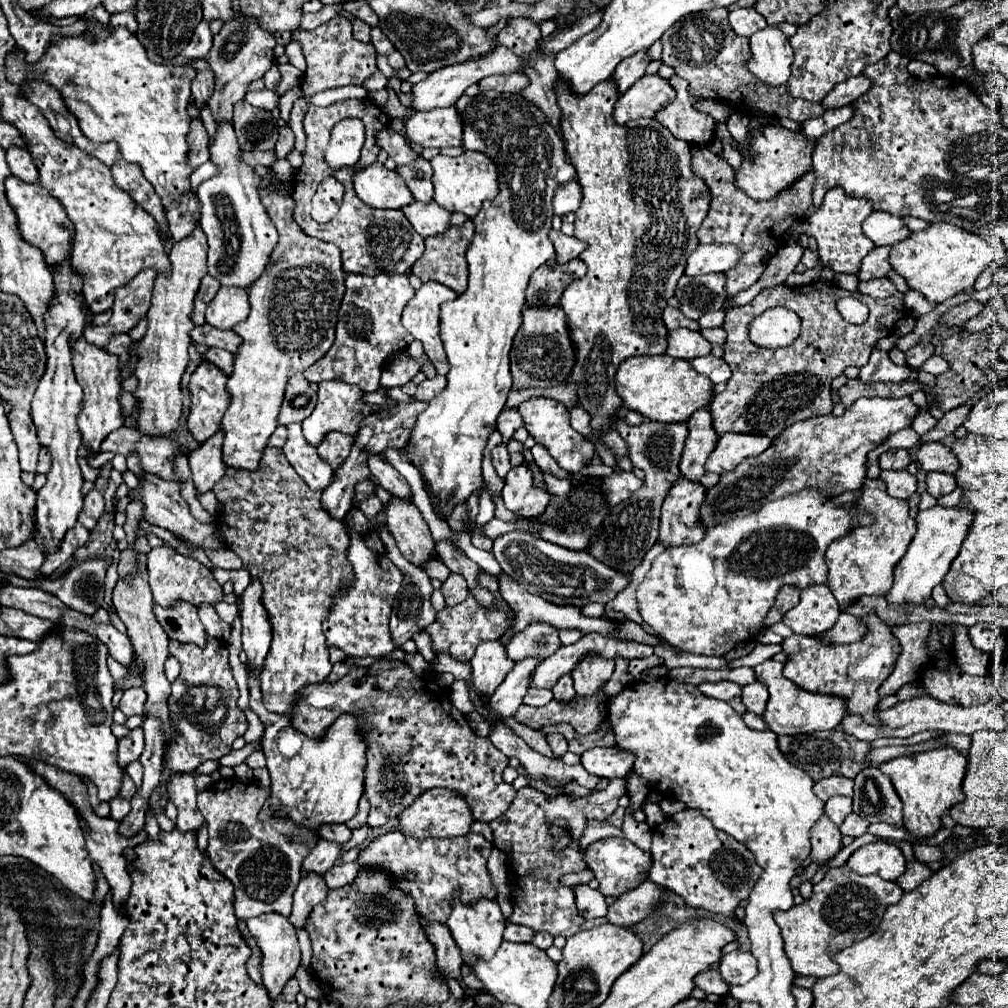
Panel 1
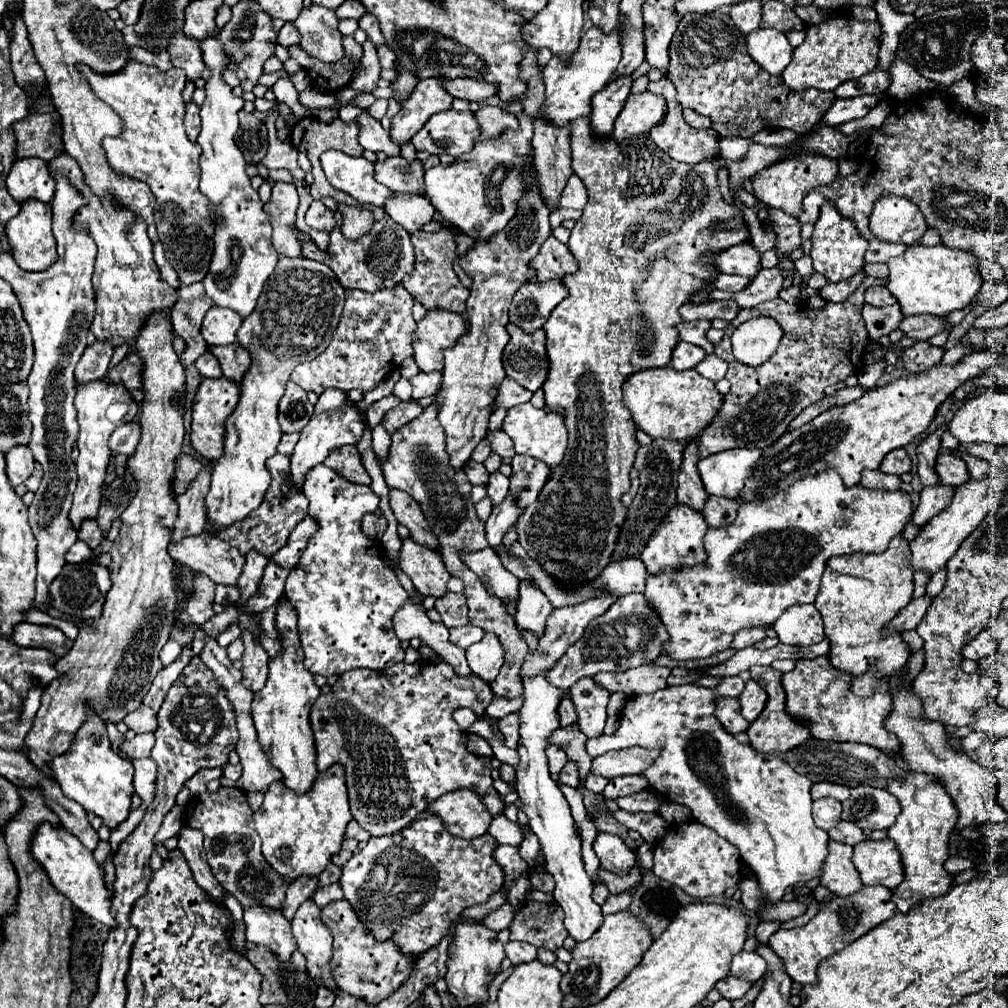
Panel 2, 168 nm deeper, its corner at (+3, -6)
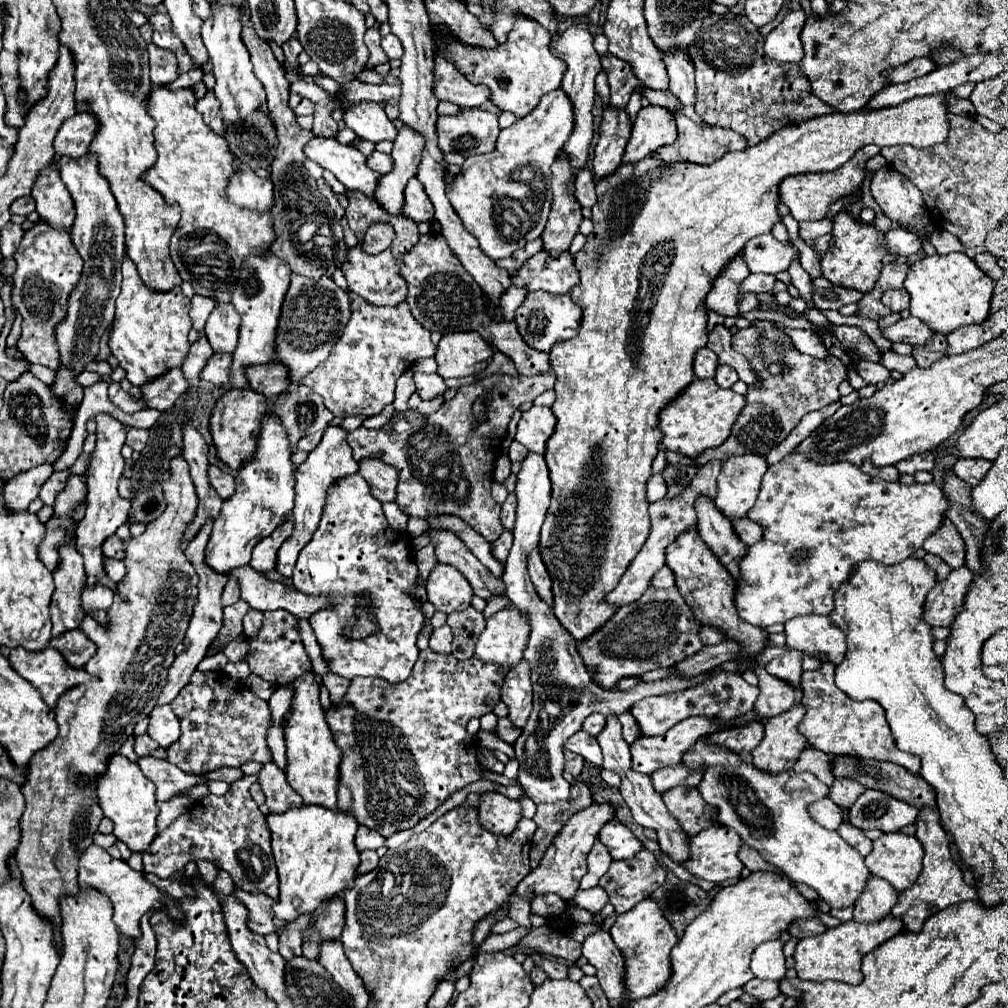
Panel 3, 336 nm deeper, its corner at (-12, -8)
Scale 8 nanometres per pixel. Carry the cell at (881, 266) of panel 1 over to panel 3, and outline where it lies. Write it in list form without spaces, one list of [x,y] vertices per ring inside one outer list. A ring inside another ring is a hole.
[[[817,277],[813,279],[813,297],[811,297],[811,303],[815,305],[815,309],[819,311],[827,311],[827,309],[839,309],[843,305],[849,305],[849,303],[857,303],[863,293],[859,291],[853,291],[853,289],[843,289],[839,285],[833,285],[829,283],[827,279],[823,277]]]

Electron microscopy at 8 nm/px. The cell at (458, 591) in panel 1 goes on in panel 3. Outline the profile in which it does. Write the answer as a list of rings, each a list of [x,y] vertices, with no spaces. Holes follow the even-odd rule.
[[[473,607],[451,613],[447,617],[447,625],[453,631],[453,657],[471,659],[475,655],[475,643],[485,627],[485,617]]]

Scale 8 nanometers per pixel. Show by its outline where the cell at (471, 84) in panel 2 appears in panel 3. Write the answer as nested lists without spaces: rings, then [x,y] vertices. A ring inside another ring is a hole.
[[[435,55],[435,97],[467,109],[483,105],[489,99],[489,89],[469,83],[451,61]]]

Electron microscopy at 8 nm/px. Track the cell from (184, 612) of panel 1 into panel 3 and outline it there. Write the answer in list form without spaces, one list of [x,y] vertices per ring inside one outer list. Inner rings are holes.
[[[273,761],[263,765],[259,773],[259,785],[267,797],[265,803],[269,807],[269,813],[283,813],[289,807],[303,805],[301,797],[289,787],[285,773]]]

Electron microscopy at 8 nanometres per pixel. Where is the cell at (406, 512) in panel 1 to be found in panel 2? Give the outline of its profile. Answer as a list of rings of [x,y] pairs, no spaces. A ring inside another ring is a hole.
[[[406,537],[402,539],[398,565],[412,579],[420,595],[442,597],[446,593],[446,581],[450,579],[450,573],[446,571],[438,549],[418,545],[412,541],[412,537]]]

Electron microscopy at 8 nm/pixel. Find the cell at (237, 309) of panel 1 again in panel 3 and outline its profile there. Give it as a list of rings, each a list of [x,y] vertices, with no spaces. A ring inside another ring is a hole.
[[[217,305],[205,323],[205,335],[213,351],[233,353],[239,339],[239,313],[231,305]]]

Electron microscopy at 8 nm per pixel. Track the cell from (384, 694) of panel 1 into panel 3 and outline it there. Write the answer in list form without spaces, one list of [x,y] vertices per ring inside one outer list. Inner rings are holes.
[[[425,649],[417,659],[411,677],[399,685],[391,685],[377,677],[351,679],[347,689],[349,693],[343,697],[341,705],[327,711],[329,729],[335,743],[343,751],[339,767],[339,809],[343,813],[351,813],[359,825],[389,837],[397,831],[413,829],[451,793],[467,787],[473,781],[479,781],[483,767],[479,765],[477,749],[469,743],[473,737],[465,731],[465,725],[469,719],[493,711],[493,707],[499,703],[499,691],[507,671],[509,667],[499,667],[499,663],[483,663],[475,657],[459,661],[453,655]],[[355,691],[359,697],[359,713],[353,709],[357,703],[353,699]]]

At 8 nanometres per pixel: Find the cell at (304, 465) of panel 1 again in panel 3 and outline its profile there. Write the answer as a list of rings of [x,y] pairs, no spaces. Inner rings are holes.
[[[359,473],[345,477],[331,487],[319,529],[301,551],[293,569],[291,579],[297,591],[327,595],[331,599],[331,607],[315,613],[309,623],[329,669],[345,679],[365,675],[385,679],[387,683],[403,683],[419,657],[417,635],[423,615],[407,595],[407,589],[417,581],[417,565],[413,563],[413,549],[409,545],[411,537],[387,527],[381,503],[371,495],[365,479]],[[363,591],[371,593],[371,611],[377,617],[379,633],[363,641],[351,641],[343,637],[343,627],[355,621],[355,603]]]

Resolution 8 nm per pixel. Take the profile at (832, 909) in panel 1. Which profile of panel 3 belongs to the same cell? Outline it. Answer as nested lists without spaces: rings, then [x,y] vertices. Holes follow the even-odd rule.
[[[889,915],[875,925],[863,925],[863,923],[847,921],[835,929],[827,929],[819,937],[805,937],[797,943],[797,949],[793,955],[797,977],[805,979],[805,981],[827,981],[827,979],[831,979],[831,981],[841,981],[841,983],[849,983],[849,985],[859,985],[863,981],[861,959],[867,953],[875,951],[881,943],[885,943],[887,939],[897,935],[901,929],[903,929],[903,923]]]

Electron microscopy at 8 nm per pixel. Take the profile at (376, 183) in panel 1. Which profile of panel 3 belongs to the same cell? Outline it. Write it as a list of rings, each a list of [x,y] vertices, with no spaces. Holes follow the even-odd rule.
[[[313,137],[305,147],[305,155],[323,169],[329,169],[347,189],[373,197],[379,175],[365,167],[365,155],[353,145],[341,145],[337,139]]]

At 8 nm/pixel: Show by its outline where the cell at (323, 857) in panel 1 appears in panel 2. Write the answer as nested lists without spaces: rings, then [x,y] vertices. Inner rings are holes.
[[[298,877],[286,891],[286,901],[284,901],[284,917],[292,919],[300,903],[304,903],[318,887],[318,877]]]

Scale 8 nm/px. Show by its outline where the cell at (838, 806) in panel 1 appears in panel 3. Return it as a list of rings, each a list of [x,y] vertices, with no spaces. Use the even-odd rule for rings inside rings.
[[[823,797],[823,799],[815,801],[815,803],[811,803],[807,811],[809,811],[811,819],[815,819],[825,829],[837,829],[843,823],[839,805],[835,805],[829,797]]]

